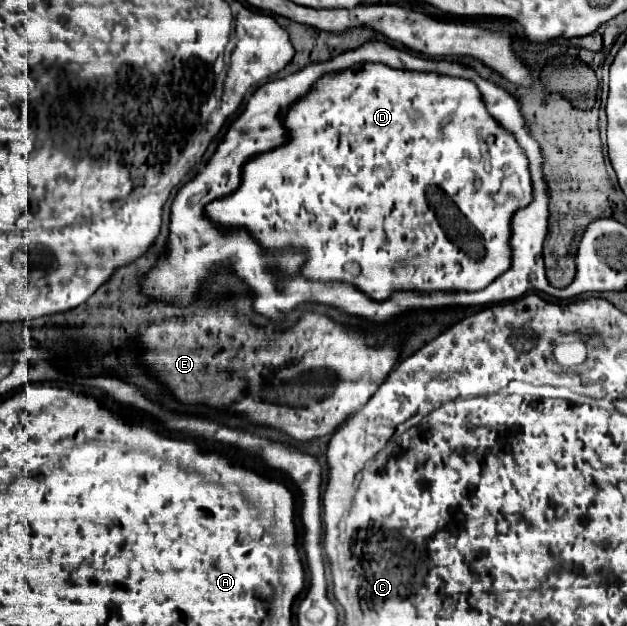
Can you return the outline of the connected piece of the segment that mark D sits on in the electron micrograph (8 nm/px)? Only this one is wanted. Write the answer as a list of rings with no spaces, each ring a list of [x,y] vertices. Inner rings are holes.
[[[367,63],[357,65],[353,69],[335,73],[331,77],[321,79],[309,95],[299,99],[291,105],[289,115],[285,117],[285,127],[289,129],[289,143],[277,147],[275,151],[261,153],[253,157],[243,167],[241,187],[225,197],[217,199],[207,205],[207,215],[219,223],[221,227],[245,227],[267,251],[275,251],[281,247],[299,247],[307,253],[307,263],[303,265],[303,275],[309,279],[319,281],[345,281],[359,287],[371,299],[383,301],[397,289],[421,289],[421,291],[435,291],[435,289],[463,289],[463,291],[477,291],[487,287],[495,277],[511,265],[511,249],[509,249],[509,223],[517,209],[529,205],[531,201],[531,179],[529,179],[529,161],[523,155],[517,141],[511,137],[509,131],[499,127],[491,115],[487,113],[477,87],[467,79],[457,77],[443,77],[435,73],[419,73],[419,71],[399,71],[385,67],[381,63]],[[517,175],[523,195],[515,197],[509,195],[507,199],[499,201],[497,193],[505,179]]]

